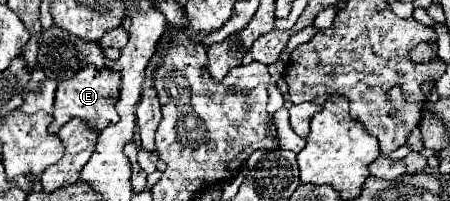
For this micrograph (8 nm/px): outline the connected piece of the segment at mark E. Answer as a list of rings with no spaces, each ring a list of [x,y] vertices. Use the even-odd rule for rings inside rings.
[[[93,65],[81,69],[73,79],[59,83],[57,93],[55,93],[55,111],[53,111],[53,121],[49,125],[51,135],[55,135],[63,123],[67,123],[69,119],[83,119],[85,125],[89,129],[101,131],[107,125],[119,121],[119,115],[115,111],[115,103],[119,97],[119,73],[103,67],[103,69],[95,69]]]

